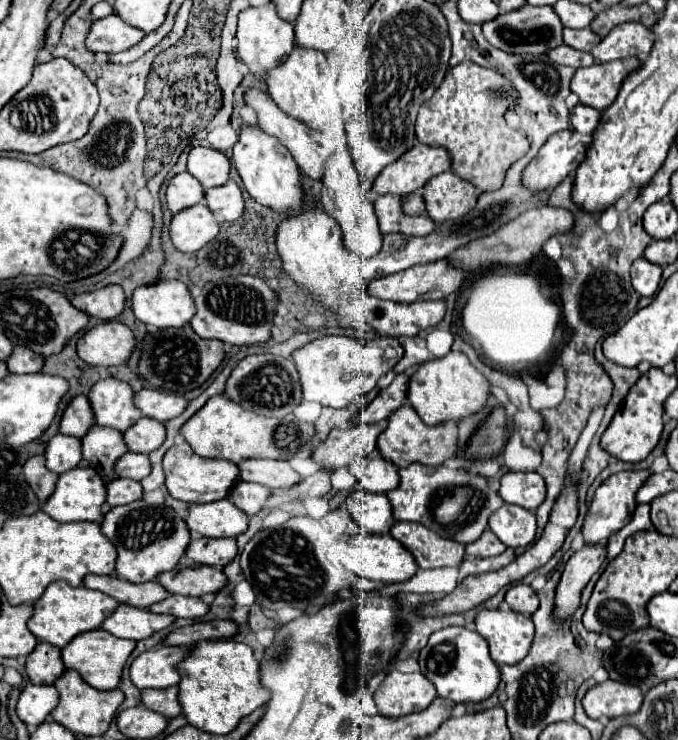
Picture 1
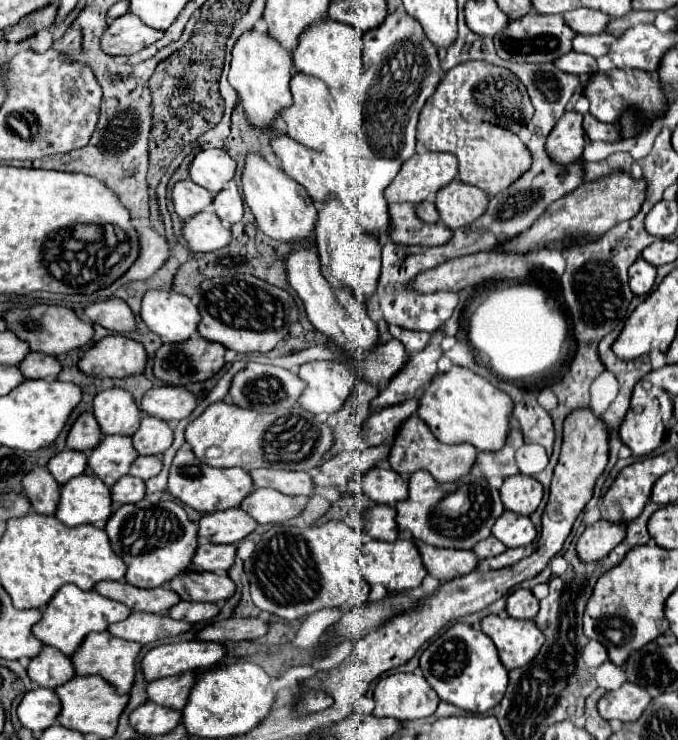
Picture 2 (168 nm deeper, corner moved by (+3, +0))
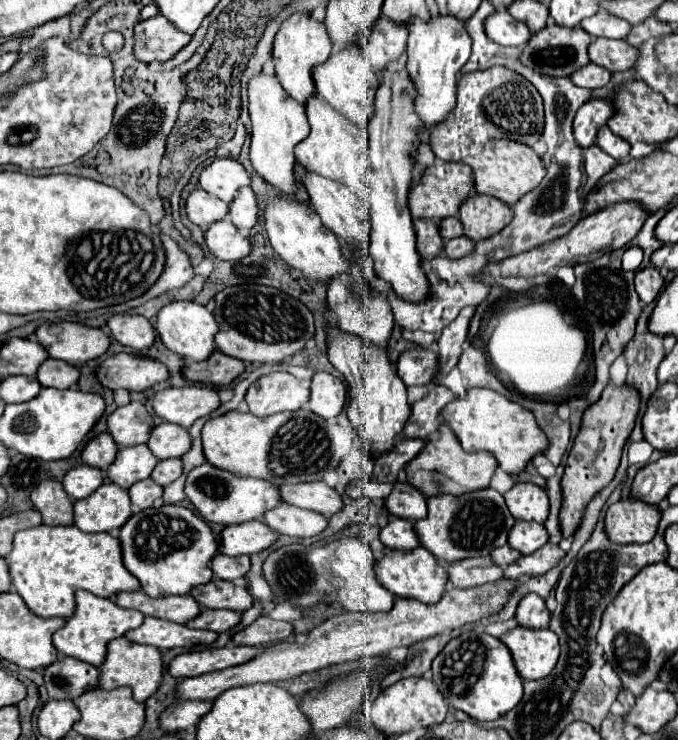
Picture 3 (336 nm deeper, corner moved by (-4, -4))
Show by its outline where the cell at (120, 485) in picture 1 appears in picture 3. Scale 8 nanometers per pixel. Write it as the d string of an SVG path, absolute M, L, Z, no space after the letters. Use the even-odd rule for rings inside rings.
M144 479L144 481L138 481L130 487L130 499L132 499L132 505L136 509L148 509L154 505L154 501L158 501L164 493L164 489L154 483L152 479Z

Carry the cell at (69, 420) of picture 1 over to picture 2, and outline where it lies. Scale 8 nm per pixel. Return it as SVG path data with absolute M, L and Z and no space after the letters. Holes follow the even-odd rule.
M85 411L77 417L77 421L71 425L67 435L67 447L75 451L89 451L101 441L103 433L93 417L91 411Z

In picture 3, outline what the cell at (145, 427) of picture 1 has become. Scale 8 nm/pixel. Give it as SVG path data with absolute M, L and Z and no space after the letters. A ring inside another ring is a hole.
M164 421L152 429L146 445L156 459L170 459L170 457L182 457L184 453L188 453L192 447L192 439L188 429L176 423Z

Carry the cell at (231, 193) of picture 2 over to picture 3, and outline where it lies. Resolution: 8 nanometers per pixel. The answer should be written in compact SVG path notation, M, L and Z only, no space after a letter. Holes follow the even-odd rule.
M242 187L236 199L230 203L230 213L224 219L234 223L242 233L250 233L250 229L258 221L258 215L260 215L260 209L258 209L254 191L250 187Z

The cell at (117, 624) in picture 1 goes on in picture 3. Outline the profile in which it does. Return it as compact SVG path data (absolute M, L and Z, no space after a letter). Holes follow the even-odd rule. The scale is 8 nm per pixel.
M146 617L138 629L128 631L124 637L134 643L152 645L158 649L212 645L218 639L218 635L212 631L198 631L180 623L170 623L166 619L154 619L154 617Z

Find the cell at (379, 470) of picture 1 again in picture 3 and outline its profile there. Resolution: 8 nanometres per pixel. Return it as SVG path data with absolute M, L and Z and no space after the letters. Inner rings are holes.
M394 483L394 489L390 497L386 497L384 505L394 517L410 521L418 521L428 513L424 495L408 483Z

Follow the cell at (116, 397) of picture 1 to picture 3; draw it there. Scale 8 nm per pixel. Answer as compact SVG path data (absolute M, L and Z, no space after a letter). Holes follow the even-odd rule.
M132 401L124 407L118 407L108 417L108 433L114 437L118 447L132 447L146 443L152 427L154 419L140 401Z

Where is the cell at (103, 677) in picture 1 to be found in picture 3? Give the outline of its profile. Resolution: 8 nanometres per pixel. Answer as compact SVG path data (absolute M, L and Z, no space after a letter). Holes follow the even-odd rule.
M114 639L108 645L108 655L104 665L100 665L100 687L102 689L116 689L116 687L130 687L134 691L136 701L146 701L152 697L160 683L162 683L162 655L152 645L138 645L128 639Z

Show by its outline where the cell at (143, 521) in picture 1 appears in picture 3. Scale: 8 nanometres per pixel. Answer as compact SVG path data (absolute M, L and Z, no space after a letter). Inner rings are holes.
M162 505L158 509L152 507L152 509L132 515L126 521L126 525L122 525L122 529L120 529L120 541L122 541L126 569L134 577L138 577L138 581L142 583L142 589L150 597L188 595L194 587L204 585L204 583L212 581L212 577L214 577L214 571L210 569L210 561L218 551L218 541L216 541L212 529L206 525L206 521L182 505Z

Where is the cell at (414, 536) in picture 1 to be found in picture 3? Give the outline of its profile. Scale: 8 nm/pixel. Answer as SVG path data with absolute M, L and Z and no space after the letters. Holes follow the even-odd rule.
M474 557L452 563L448 567L448 575L454 587L478 587L504 577L502 567L498 567L490 557Z

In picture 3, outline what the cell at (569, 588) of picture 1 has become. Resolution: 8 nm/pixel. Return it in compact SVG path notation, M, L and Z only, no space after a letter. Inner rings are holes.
M620 499L606 511L606 533L616 543L648 543L654 539L662 519L658 505L640 499Z

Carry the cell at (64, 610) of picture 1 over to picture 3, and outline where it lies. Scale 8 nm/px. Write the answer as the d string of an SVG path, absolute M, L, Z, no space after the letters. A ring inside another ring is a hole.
M78 591L76 613L66 621L66 625L60 631L54 633L54 647L62 655L70 655L94 667L100 667L106 657L106 645L116 637L124 637L126 631L140 627L142 621L144 621L144 615L138 613L136 609L122 609L110 599L96 597L90 591Z

